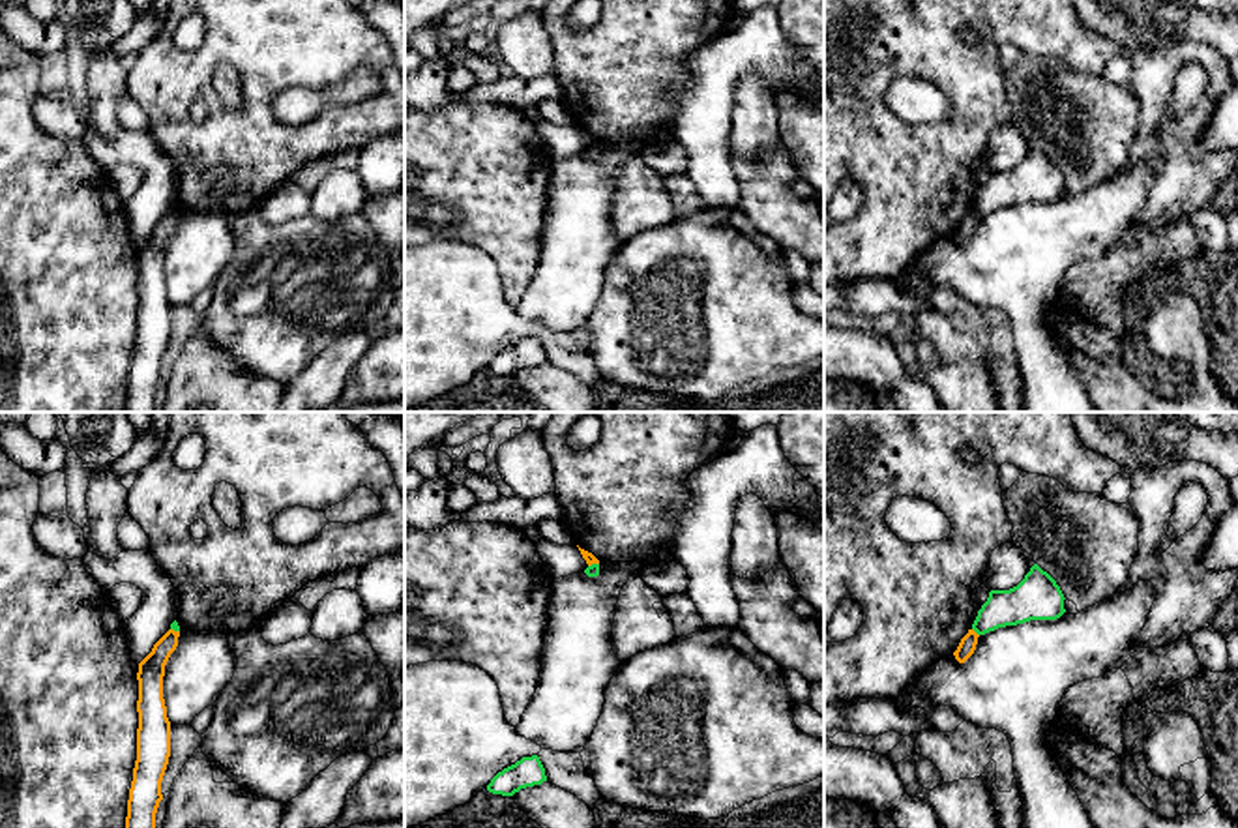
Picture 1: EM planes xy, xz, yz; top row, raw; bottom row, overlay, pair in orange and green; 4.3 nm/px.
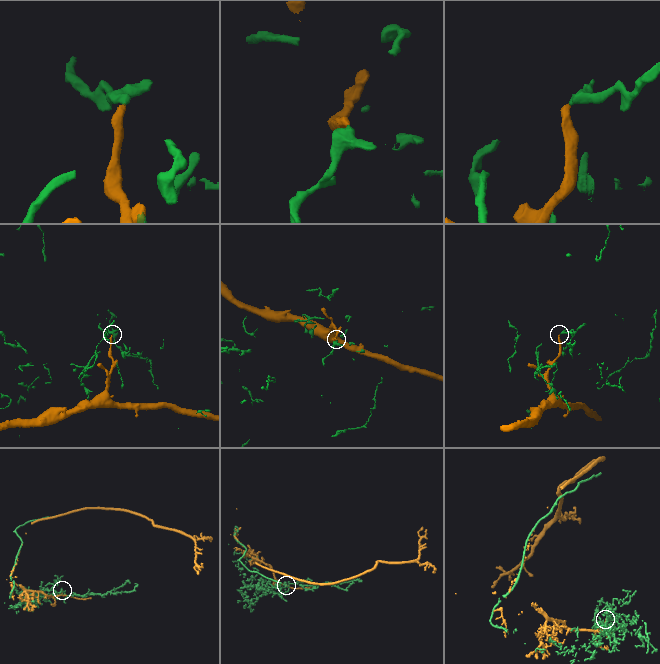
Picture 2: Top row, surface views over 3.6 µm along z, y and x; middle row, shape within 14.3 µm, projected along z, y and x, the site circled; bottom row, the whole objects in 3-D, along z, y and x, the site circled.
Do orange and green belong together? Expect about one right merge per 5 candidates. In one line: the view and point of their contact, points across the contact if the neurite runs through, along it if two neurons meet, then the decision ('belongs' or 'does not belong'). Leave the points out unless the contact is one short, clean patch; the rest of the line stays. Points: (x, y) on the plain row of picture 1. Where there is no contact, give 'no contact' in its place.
yz (974, 212) | along yz (972, 208), (978, 216) | does not belong

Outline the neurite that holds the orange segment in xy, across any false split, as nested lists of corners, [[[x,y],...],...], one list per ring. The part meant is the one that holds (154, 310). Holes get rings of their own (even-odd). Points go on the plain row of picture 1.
[[[169,210],[139,244],[137,341],[124,412],[155,412],[161,362],[170,337],[170,302],[163,279],[165,245],[178,227],[180,212]]]

